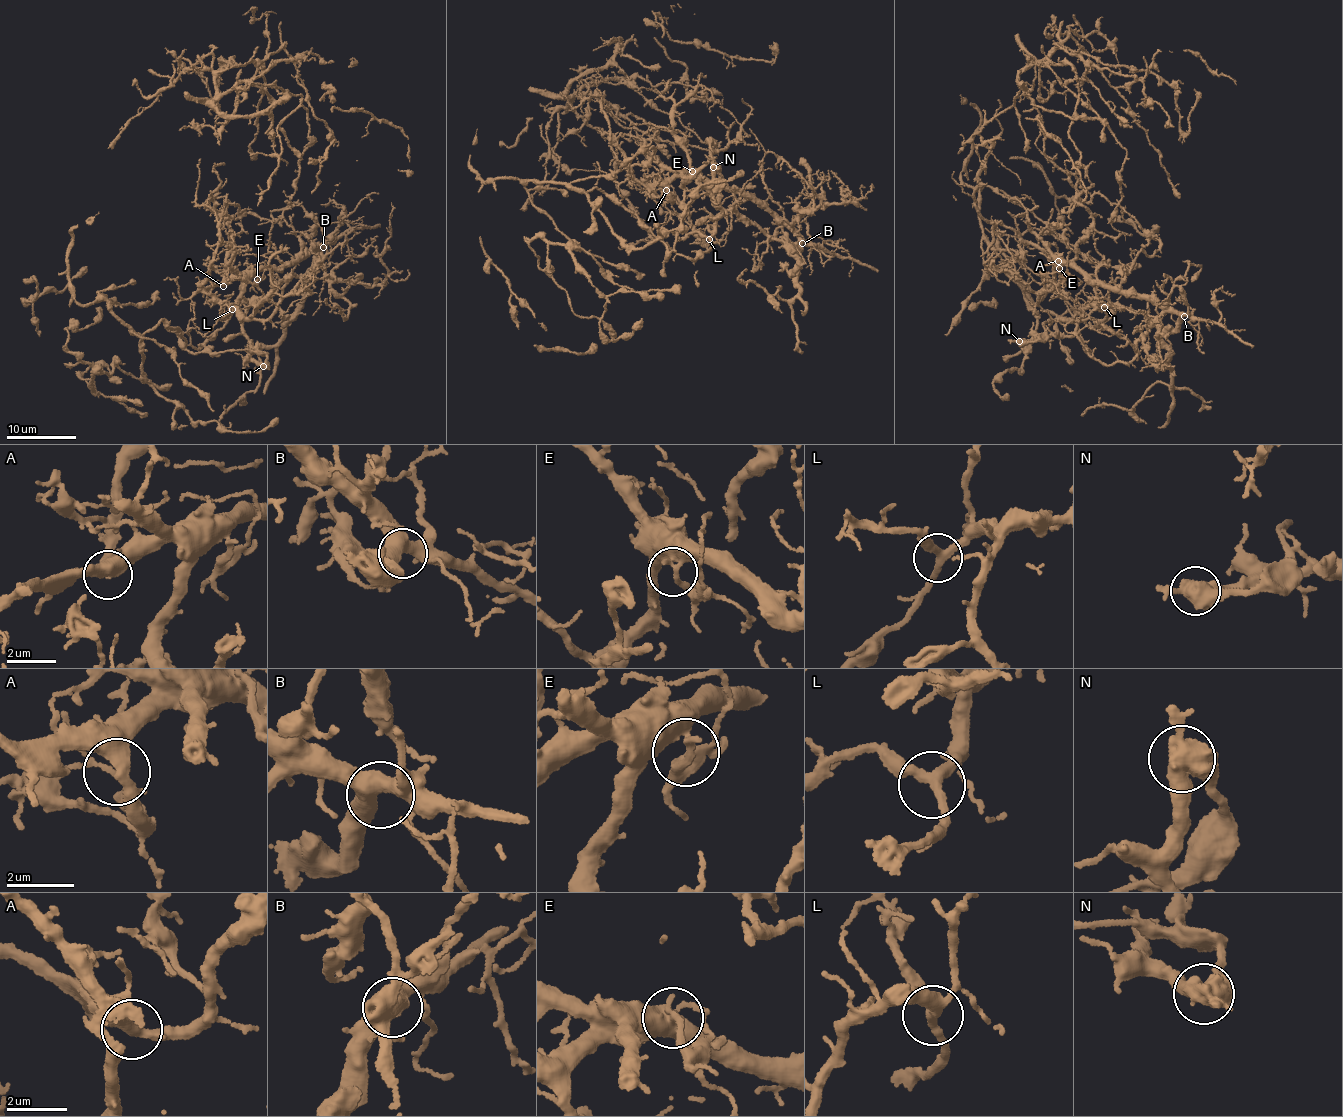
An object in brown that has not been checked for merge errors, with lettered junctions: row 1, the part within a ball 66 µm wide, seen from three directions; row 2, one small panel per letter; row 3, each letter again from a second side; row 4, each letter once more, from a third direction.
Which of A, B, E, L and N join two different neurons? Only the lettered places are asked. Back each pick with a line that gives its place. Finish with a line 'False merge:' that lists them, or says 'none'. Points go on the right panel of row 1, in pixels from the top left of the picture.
N: (1019, 341)
False merge: N

